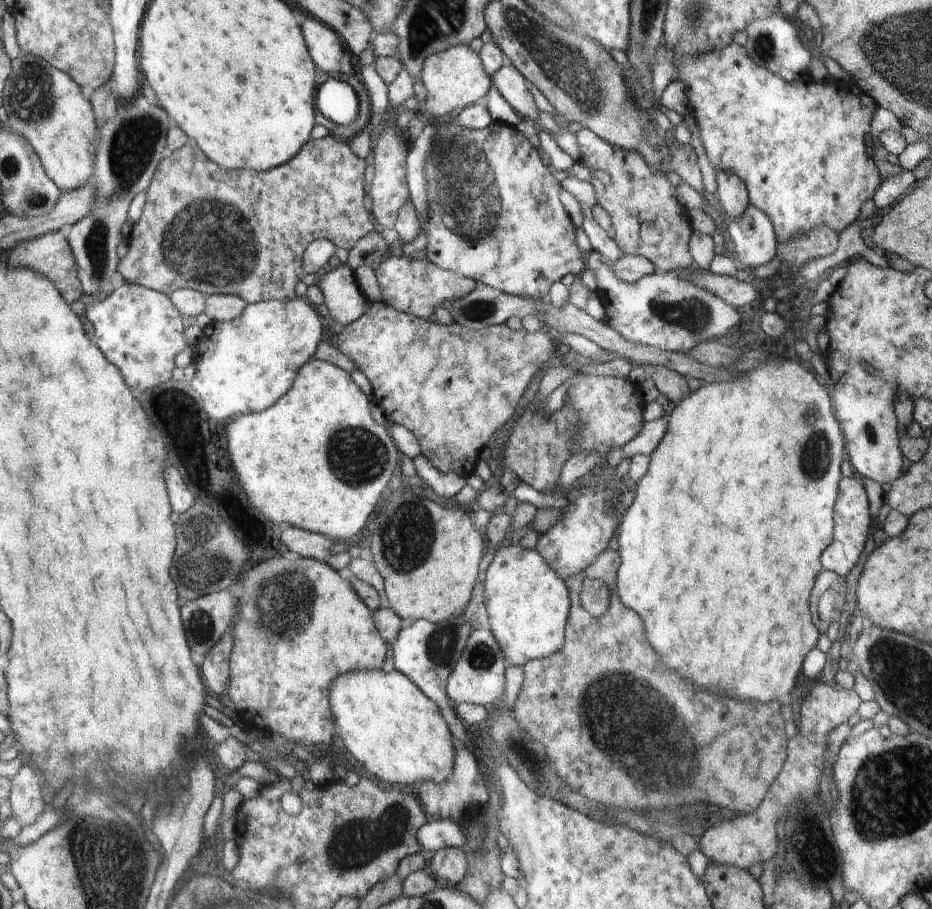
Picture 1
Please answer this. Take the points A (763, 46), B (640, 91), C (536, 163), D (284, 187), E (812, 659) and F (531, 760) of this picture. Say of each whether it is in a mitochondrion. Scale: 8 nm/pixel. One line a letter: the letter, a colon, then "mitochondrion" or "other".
A: mitochondrion
B: mitochondrion
C: other
D: other
E: other
F: mitochondrion

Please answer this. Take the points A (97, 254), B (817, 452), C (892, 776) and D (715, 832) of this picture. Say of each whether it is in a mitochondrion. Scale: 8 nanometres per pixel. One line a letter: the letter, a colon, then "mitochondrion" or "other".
A: mitochondrion
B: mitochondrion
C: mitochondrion
D: other

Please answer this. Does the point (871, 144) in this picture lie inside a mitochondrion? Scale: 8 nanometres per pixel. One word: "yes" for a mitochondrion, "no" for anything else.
no

